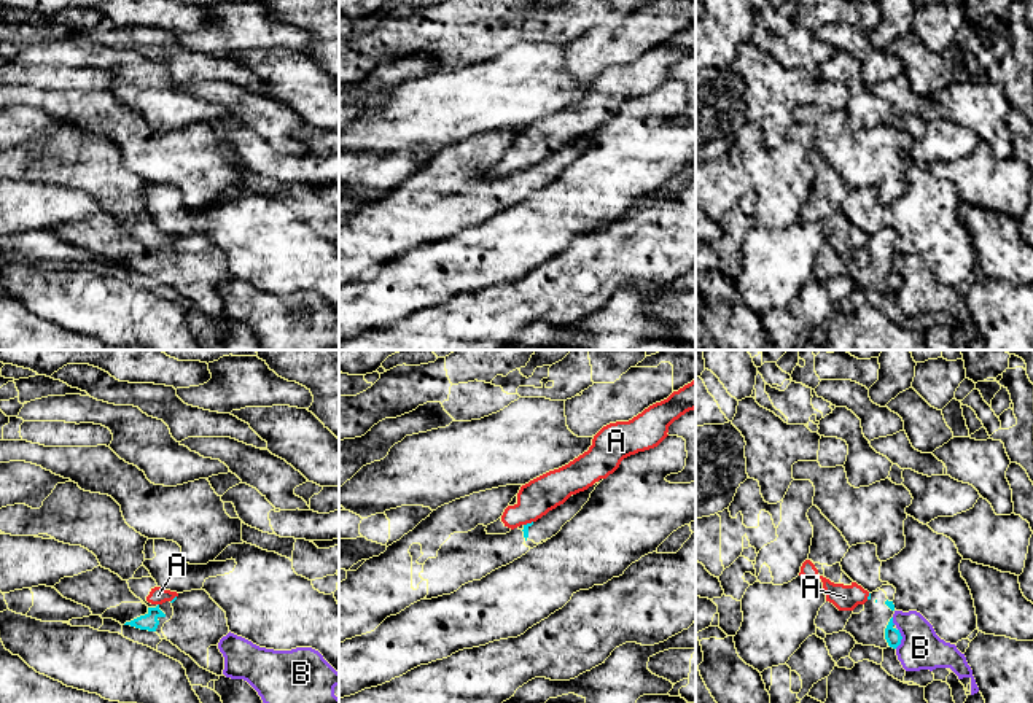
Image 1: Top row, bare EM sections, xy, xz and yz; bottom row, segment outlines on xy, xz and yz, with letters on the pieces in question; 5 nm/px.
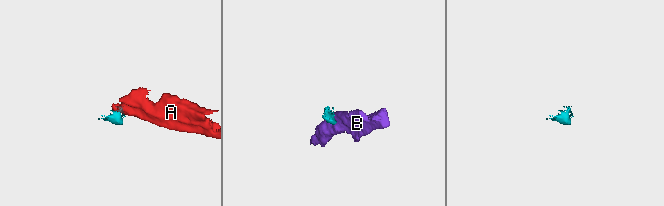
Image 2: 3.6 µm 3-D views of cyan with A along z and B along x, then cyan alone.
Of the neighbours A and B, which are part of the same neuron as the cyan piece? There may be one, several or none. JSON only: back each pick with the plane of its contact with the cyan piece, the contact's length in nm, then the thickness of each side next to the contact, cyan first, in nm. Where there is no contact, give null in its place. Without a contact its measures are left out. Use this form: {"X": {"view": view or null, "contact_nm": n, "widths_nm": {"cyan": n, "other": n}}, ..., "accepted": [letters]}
{"accepted": []}

